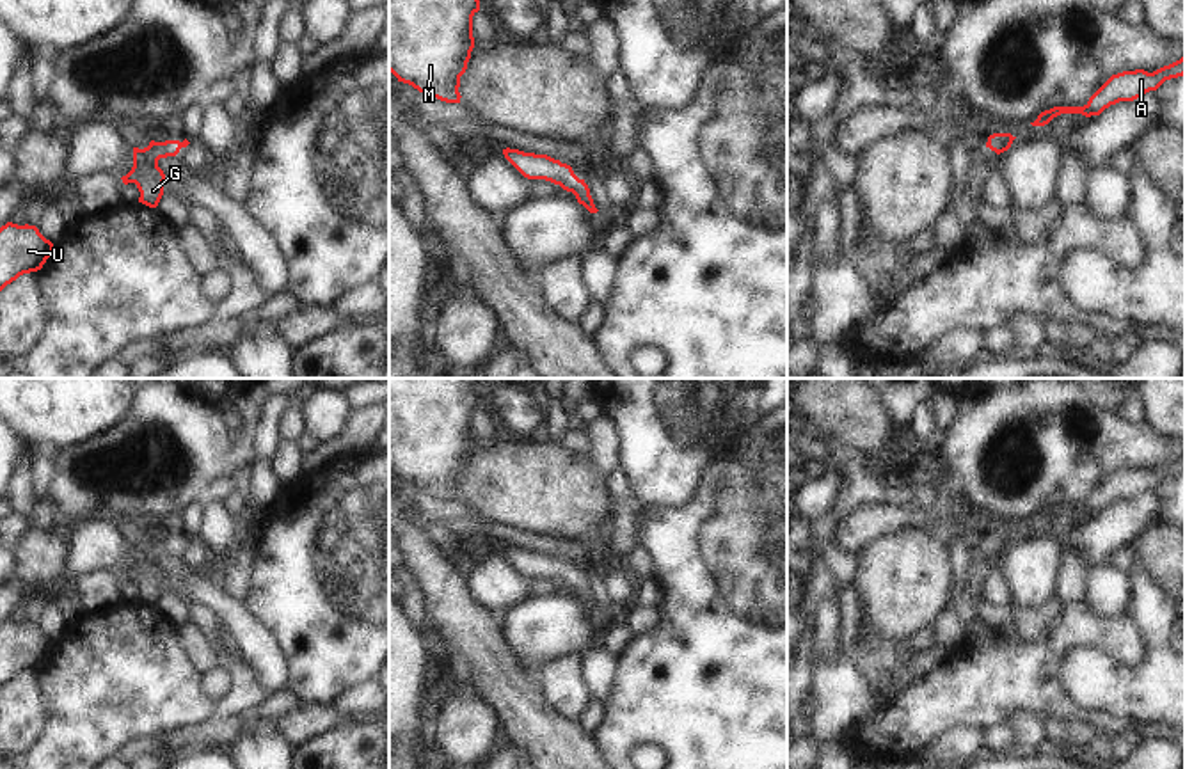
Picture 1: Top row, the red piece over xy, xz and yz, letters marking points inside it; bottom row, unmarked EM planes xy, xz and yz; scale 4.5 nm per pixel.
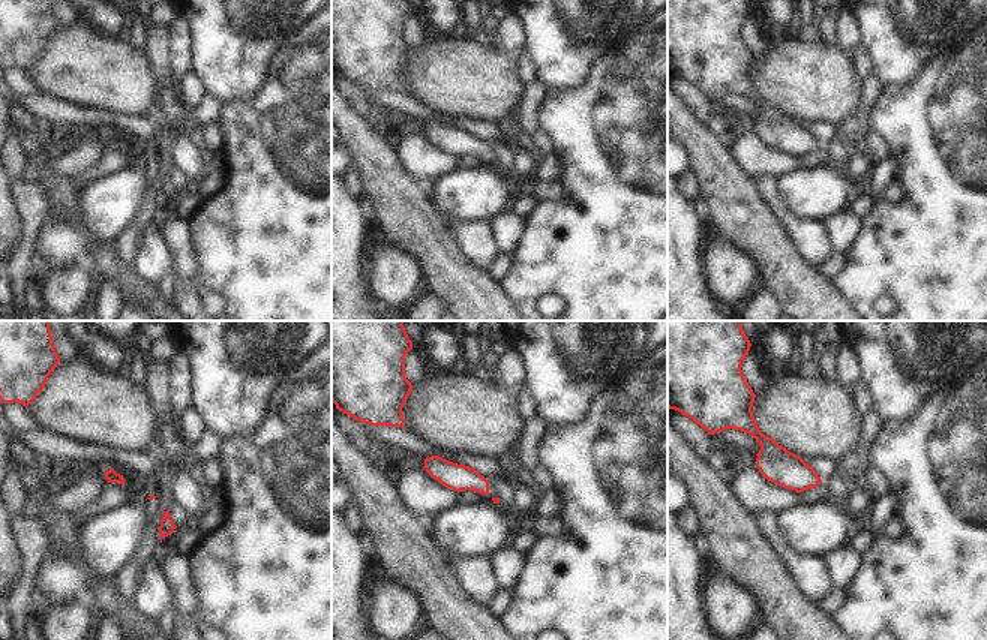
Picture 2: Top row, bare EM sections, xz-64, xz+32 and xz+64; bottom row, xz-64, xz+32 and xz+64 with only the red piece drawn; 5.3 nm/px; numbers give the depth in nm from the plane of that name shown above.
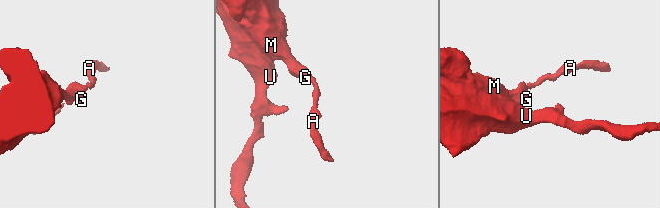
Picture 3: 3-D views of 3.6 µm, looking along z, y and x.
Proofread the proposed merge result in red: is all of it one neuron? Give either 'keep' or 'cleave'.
keep

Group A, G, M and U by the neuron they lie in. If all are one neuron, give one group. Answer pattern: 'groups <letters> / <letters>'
groups A G M U

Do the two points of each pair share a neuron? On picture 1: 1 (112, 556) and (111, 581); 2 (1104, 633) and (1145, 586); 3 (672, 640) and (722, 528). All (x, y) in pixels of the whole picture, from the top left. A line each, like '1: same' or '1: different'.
1: different
2: different
3: same

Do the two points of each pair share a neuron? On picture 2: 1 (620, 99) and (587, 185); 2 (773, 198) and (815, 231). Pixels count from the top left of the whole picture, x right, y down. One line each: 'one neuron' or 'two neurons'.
1: one neuron
2: one neuron

